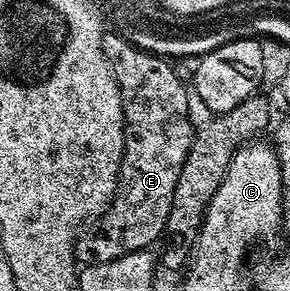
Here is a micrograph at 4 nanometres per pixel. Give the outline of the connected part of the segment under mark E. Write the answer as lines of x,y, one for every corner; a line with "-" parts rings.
112,32
104,35
104,55
106,60
112,64
112,72
116,75
116,81
120,83
120,99
122,100
122,108
124,109
124,155
120,161
120,185
116,187
116,197
112,200
112,205
109,206
107,213
105,213
98,222
100,231
97,234
92,234
89,238
85,236
77,237
76,239
76,261
80,264
91,264
94,262
109,262
110,260
118,260
122,256
126,256
135,250
149,249
159,234
165,233
168,217
170,216
170,208
174,200
174,188
178,188
178,176
182,176
182,164
186,164
186,156
192,147
192,139
194,137
194,123
188,113
188,95
189,91
184,90
184,86
180,83
178,75
172,71
173,64
167,57
161,56
157,53
152,53
149,50
140,50
134,46
127,37
121,36
119,33
112,34

